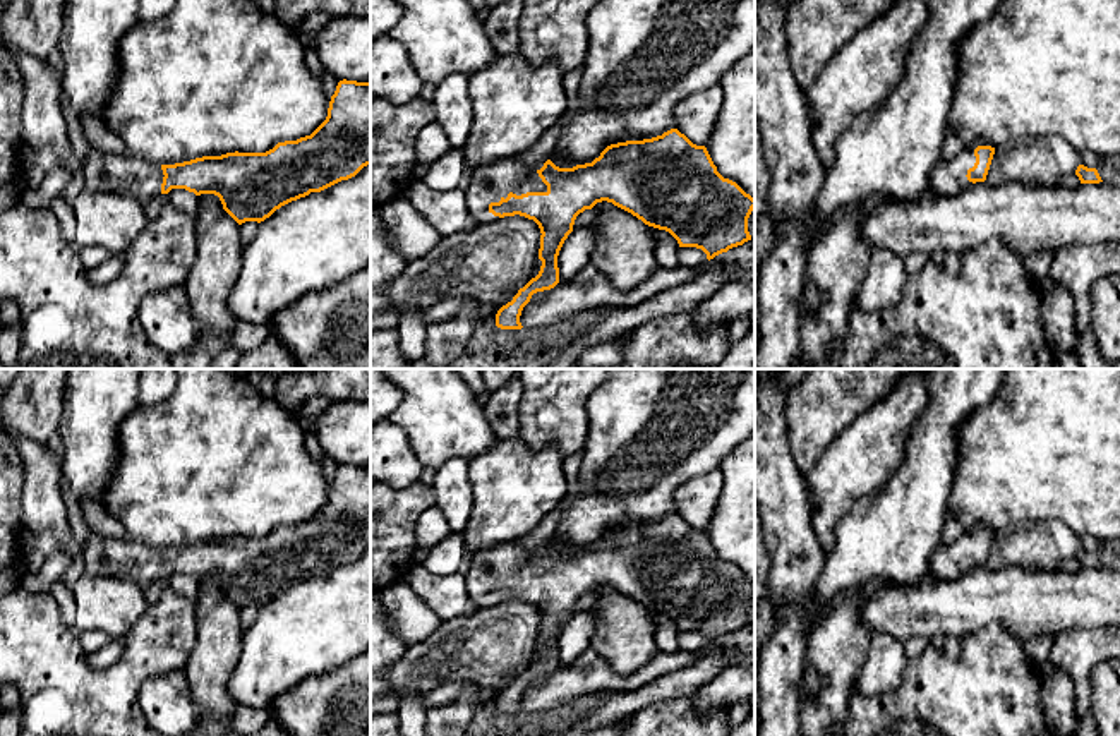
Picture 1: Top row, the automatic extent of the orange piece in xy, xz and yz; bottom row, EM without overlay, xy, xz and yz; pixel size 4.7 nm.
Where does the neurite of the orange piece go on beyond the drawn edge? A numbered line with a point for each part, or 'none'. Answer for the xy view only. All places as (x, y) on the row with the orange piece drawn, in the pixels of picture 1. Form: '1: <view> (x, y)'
1: xy (103, 172)

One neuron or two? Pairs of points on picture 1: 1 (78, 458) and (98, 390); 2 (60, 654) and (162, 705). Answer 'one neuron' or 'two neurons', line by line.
1: one neuron
2: two neurons

